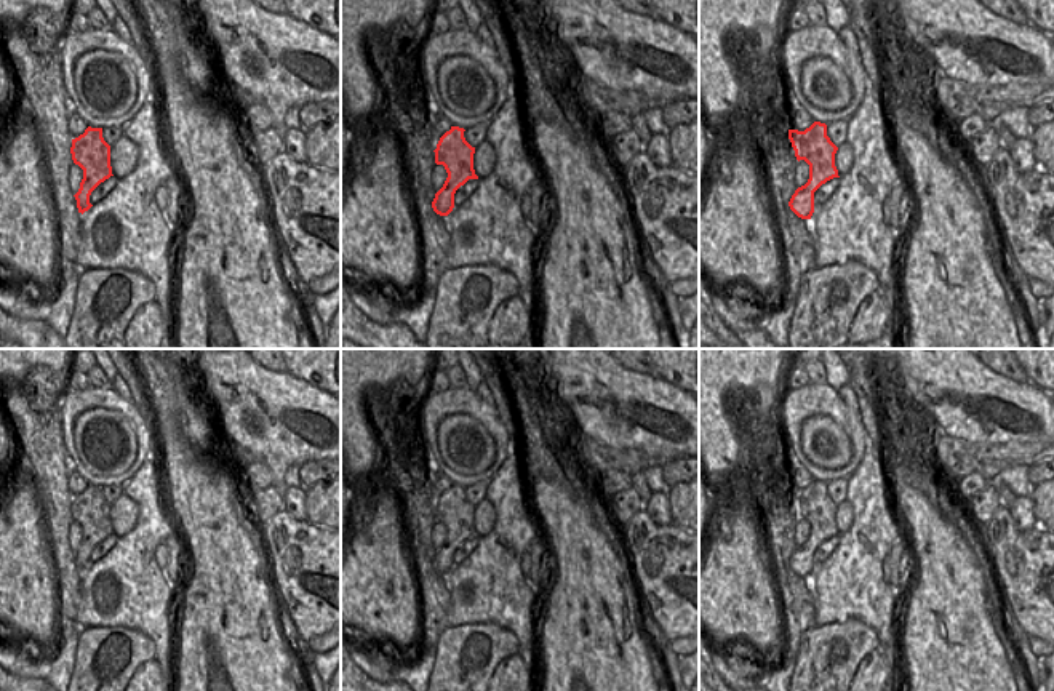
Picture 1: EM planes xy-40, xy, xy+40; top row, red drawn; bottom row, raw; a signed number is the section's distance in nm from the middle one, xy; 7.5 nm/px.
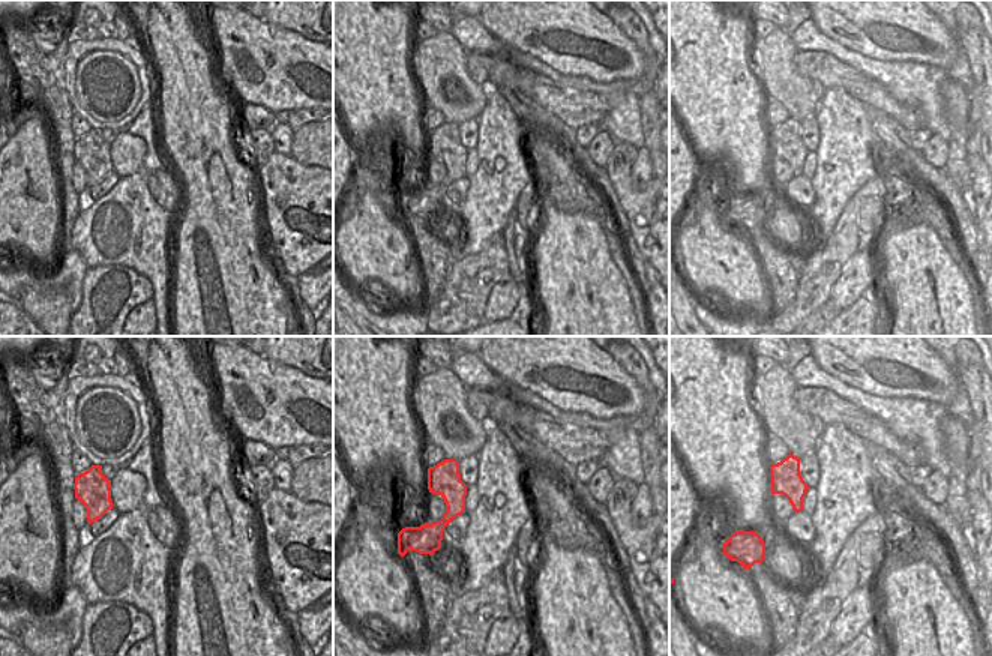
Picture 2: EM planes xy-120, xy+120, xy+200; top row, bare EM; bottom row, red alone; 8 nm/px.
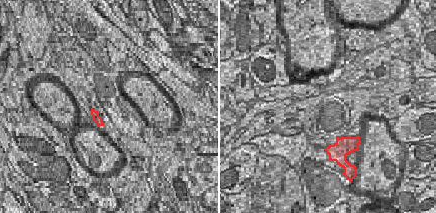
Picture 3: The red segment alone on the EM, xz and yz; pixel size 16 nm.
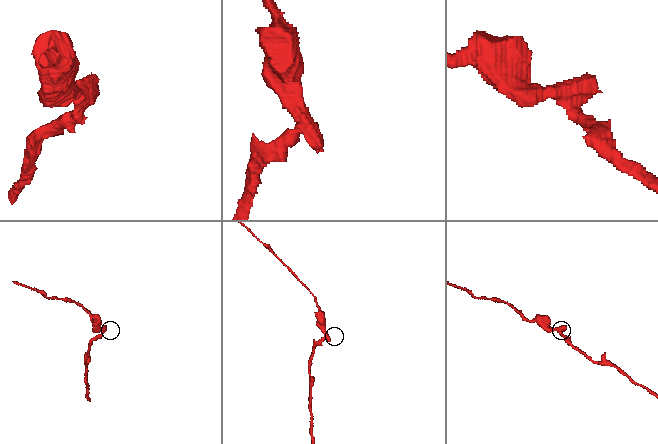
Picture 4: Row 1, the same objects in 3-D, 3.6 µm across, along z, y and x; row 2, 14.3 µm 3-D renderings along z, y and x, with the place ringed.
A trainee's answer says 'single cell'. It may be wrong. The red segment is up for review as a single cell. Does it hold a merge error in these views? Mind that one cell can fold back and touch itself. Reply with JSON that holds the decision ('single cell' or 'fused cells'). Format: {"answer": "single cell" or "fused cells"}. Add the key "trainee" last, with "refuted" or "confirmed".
{"answer": "single cell", "trainee": "confirmed"}

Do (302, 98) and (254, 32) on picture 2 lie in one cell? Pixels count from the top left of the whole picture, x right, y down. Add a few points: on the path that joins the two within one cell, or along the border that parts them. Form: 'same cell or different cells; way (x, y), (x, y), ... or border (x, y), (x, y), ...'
same cell; way (290, 81), (276, 66), (276, 56), (270, 48)

